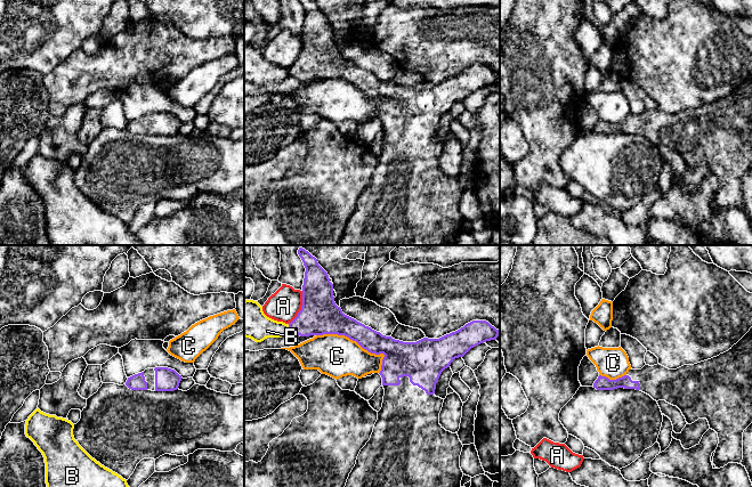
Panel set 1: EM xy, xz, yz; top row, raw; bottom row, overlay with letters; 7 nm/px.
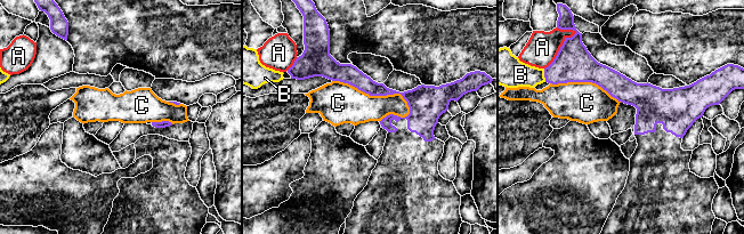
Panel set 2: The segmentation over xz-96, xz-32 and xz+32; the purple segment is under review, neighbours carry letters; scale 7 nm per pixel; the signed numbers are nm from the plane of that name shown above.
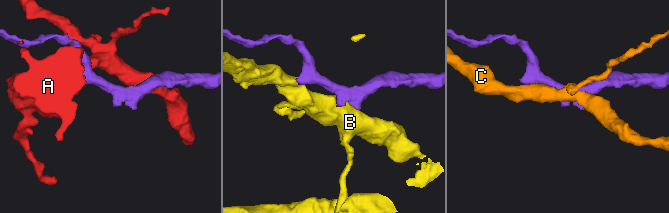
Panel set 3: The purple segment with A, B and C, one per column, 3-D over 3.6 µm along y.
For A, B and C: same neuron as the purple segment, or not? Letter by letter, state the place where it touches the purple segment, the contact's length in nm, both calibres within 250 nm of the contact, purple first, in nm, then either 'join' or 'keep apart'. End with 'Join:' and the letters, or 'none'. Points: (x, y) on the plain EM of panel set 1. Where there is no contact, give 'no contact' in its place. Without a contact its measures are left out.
A: xz (301, 53) | 260 nm | 280/220 nm | keep apart
B: xz (289, 72) | 60 nm | 280/200 nm | keep apart
C: xz (358, 88) | 550 nm | 190/300 nm | keep apart
Join: none

